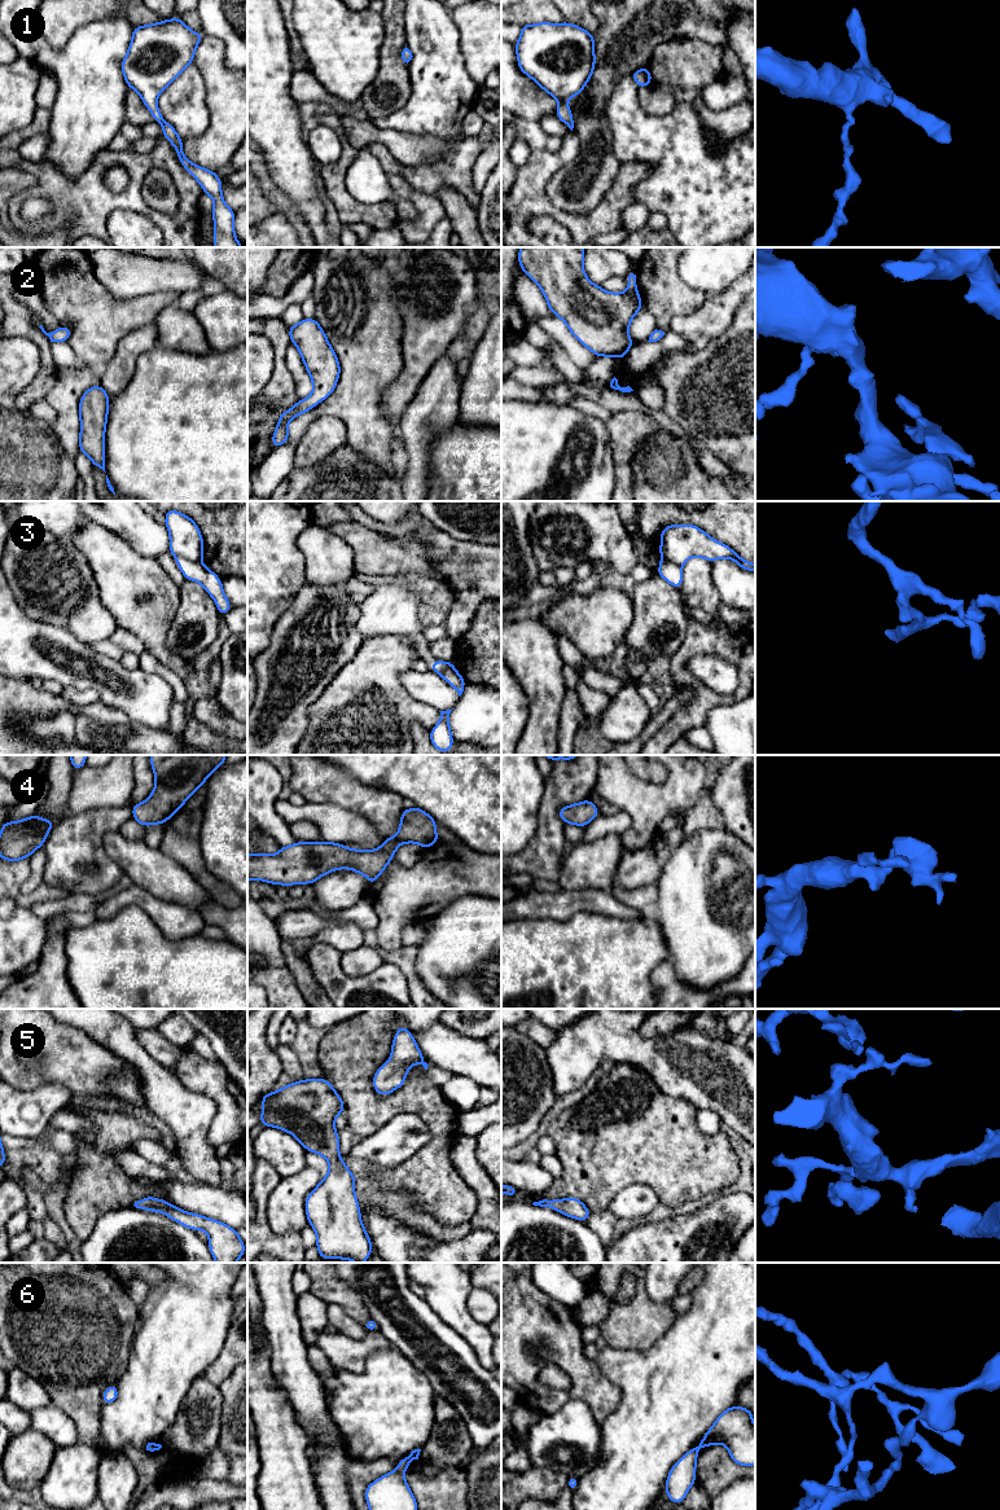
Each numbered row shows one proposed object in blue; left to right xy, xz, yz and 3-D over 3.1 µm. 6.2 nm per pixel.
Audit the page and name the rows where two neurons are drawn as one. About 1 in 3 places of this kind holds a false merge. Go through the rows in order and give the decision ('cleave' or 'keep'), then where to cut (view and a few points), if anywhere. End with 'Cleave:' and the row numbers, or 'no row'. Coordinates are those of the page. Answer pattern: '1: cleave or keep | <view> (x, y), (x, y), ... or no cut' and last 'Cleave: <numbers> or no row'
1: keep | no cut
2: keep | no cut
3: cleave | xy (176, 558), (200, 562)
4: keep | no cut
5: keep | no cut
6: cleave | yz (697, 1445), (698, 1449)
Cleave: 3, 6

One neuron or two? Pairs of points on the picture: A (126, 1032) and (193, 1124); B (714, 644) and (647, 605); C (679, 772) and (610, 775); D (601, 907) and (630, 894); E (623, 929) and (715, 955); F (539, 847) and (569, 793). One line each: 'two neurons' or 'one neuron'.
A: one neuron
B: two neurons
C: one neuron
D: two neurons
E: two neurons
F: one neuron

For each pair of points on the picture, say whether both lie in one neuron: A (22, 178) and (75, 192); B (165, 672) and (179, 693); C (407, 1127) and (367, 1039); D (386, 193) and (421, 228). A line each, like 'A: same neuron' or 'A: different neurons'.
A: different neurons
B: same neuron
C: different neurons
D: different neurons

